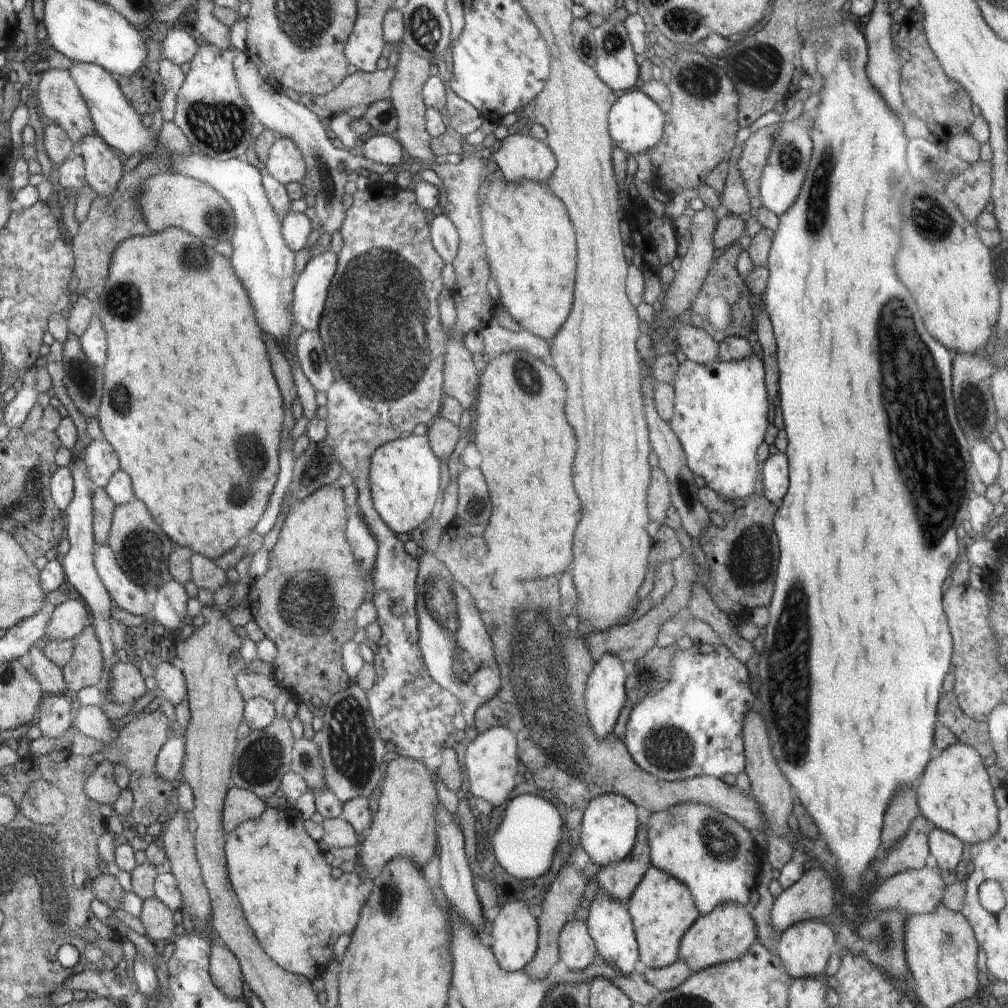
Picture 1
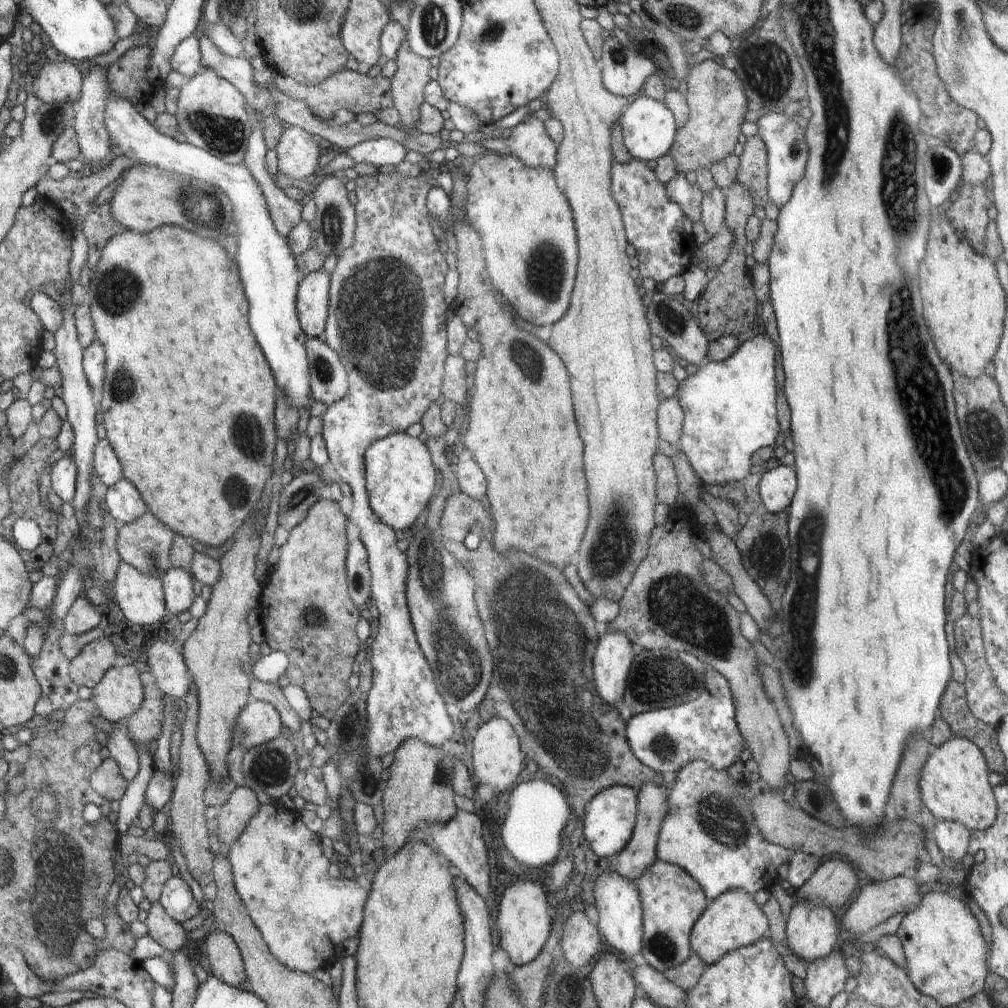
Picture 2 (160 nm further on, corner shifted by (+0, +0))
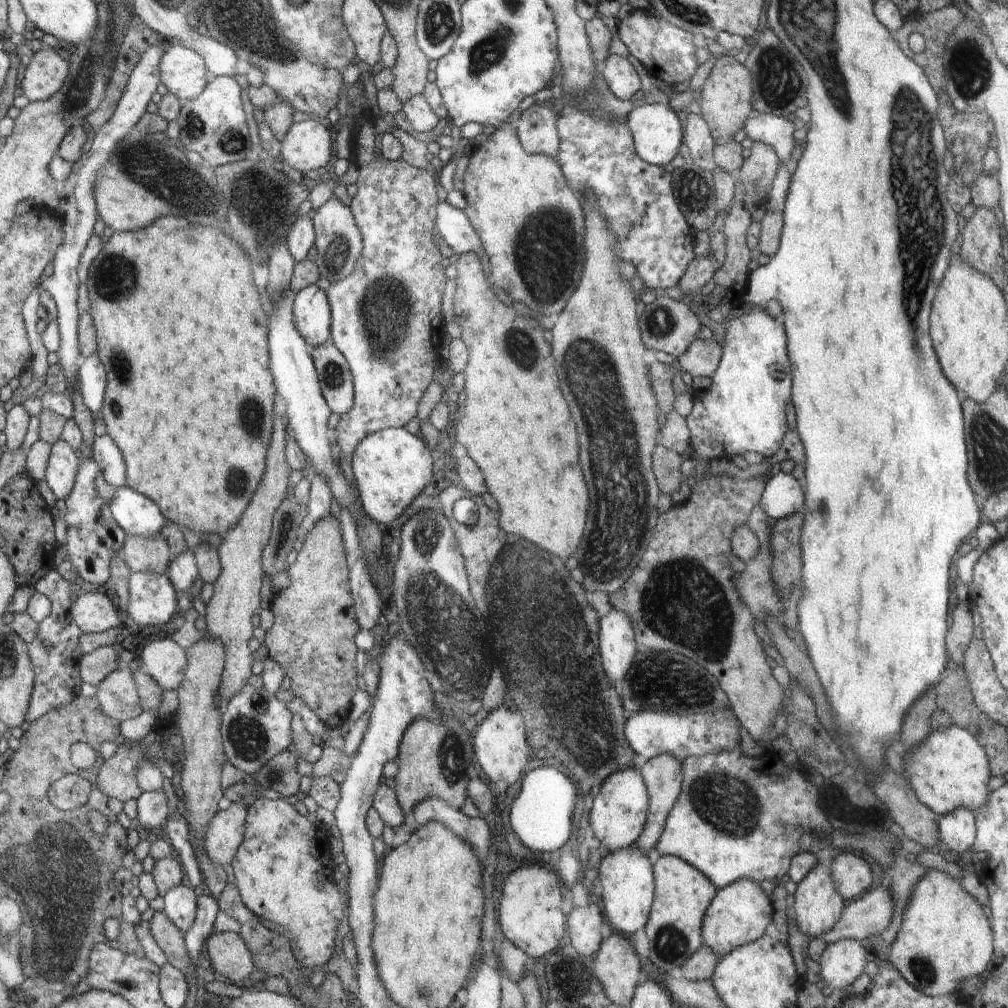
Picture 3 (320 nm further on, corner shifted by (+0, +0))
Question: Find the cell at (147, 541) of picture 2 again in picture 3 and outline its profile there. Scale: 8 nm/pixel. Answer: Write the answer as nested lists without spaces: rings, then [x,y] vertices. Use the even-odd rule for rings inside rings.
[[[161,534],[151,539],[126,535],[121,550],[127,567],[135,573],[164,575],[173,558],[171,547]]]

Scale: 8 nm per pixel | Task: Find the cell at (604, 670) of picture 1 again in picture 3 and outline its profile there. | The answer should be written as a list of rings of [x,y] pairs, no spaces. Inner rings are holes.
[[[612,608],[608,614],[599,619],[599,647],[600,652],[602,652],[601,660],[604,670],[606,670],[606,676],[614,682],[624,678],[624,674],[628,672],[628,668],[630,668],[633,658],[639,650],[628,613]]]

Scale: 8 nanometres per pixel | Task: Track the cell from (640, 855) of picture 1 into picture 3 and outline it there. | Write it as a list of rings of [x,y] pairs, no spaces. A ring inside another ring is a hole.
[[[664,753],[649,759],[644,768],[641,769],[641,773],[647,786],[649,813],[644,830],[637,838],[635,846],[645,855],[649,855],[650,849],[655,846],[660,838],[670,809],[674,806],[678,796],[680,796],[681,784],[683,783],[683,761],[677,759],[674,755]]]

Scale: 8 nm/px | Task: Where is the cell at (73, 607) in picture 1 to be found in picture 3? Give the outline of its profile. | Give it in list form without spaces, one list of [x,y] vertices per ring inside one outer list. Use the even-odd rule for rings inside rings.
[[[101,590],[82,592],[74,601],[71,615],[84,633],[119,629],[121,613]]]

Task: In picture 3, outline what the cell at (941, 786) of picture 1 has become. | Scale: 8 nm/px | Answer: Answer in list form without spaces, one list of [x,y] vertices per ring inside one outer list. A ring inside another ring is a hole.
[[[950,725],[931,733],[904,757],[906,780],[918,800],[944,816],[958,807],[966,807],[976,813],[988,798],[988,781],[991,778],[989,760],[984,748],[968,729]]]

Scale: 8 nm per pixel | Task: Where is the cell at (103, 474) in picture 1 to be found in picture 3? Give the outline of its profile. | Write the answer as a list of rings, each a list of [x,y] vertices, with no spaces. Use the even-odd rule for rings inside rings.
[[[107,433],[95,437],[90,456],[101,468],[102,474],[109,485],[124,487],[127,484],[127,465],[119,445]]]

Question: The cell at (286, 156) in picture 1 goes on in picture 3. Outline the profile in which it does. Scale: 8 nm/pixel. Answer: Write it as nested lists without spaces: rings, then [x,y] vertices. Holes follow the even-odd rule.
[[[316,118],[298,122],[281,142],[279,158],[303,174],[308,170],[320,170],[332,158],[332,138]]]

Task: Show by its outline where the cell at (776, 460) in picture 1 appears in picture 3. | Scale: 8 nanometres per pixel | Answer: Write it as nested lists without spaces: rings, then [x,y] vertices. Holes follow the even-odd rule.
[[[778,472],[766,482],[759,505],[764,512],[776,520],[800,512],[804,504],[804,492],[798,480],[791,474]]]

